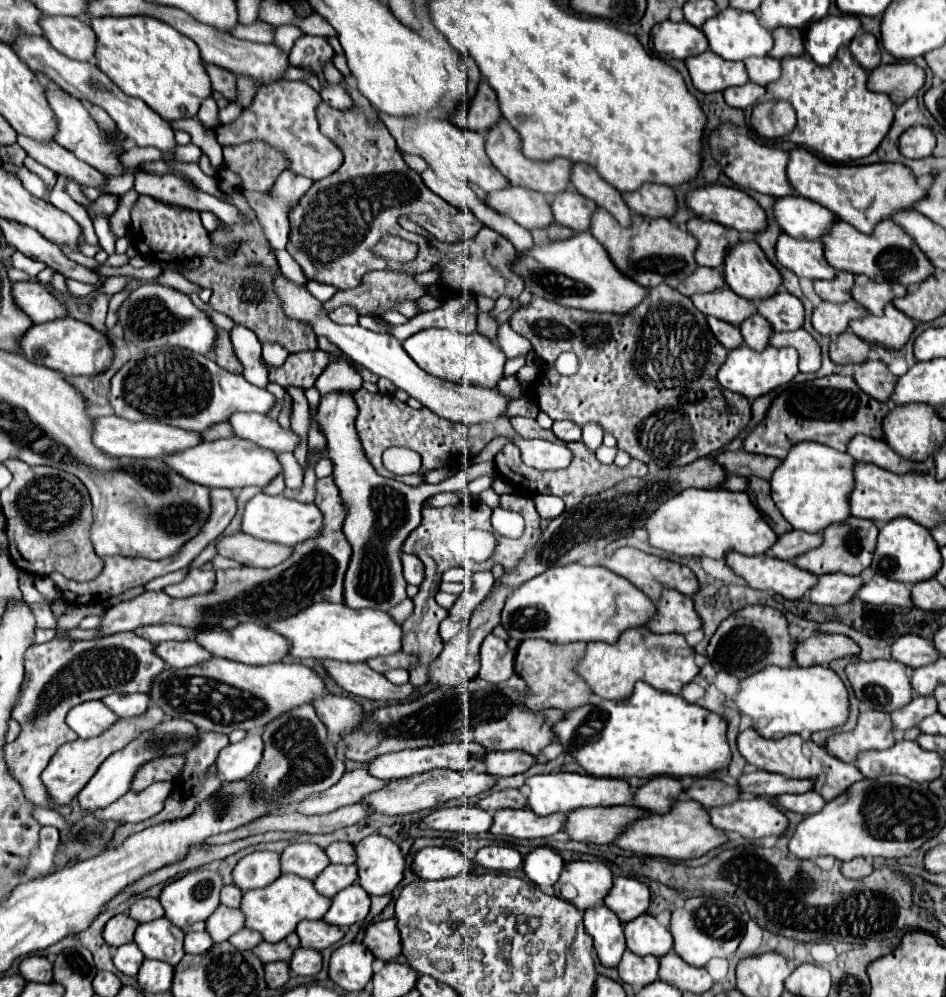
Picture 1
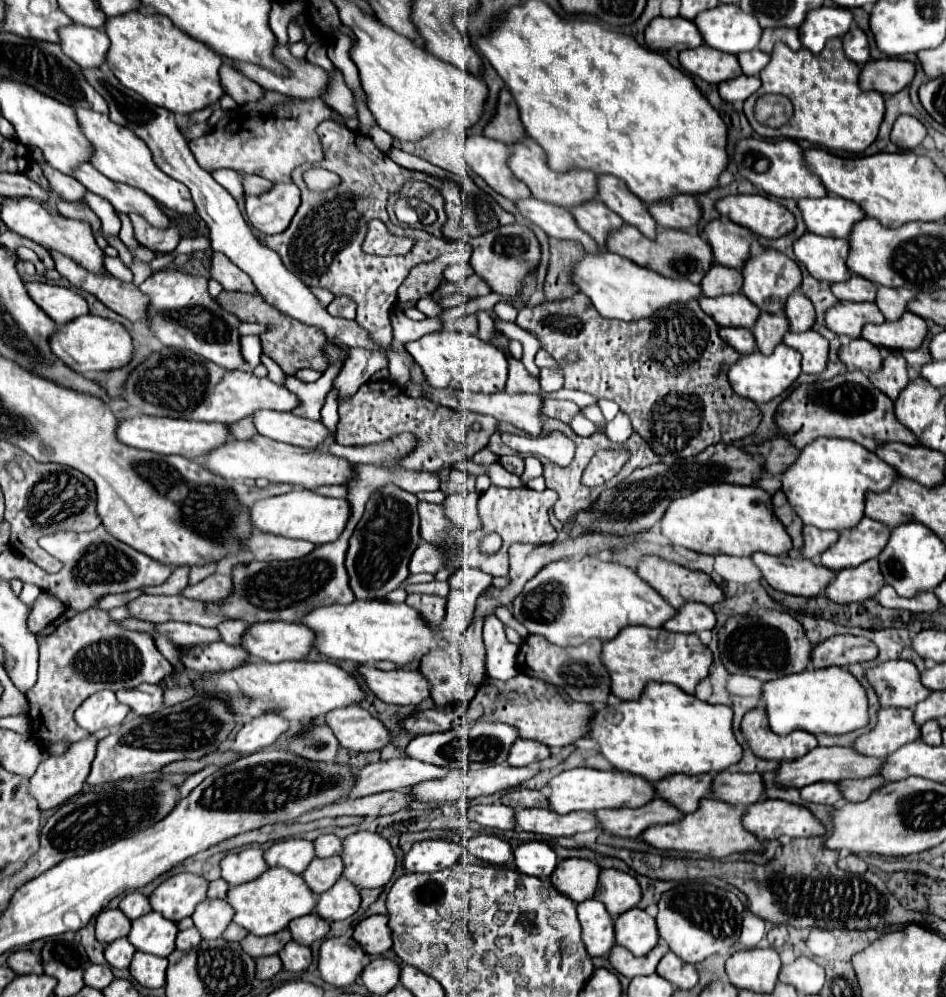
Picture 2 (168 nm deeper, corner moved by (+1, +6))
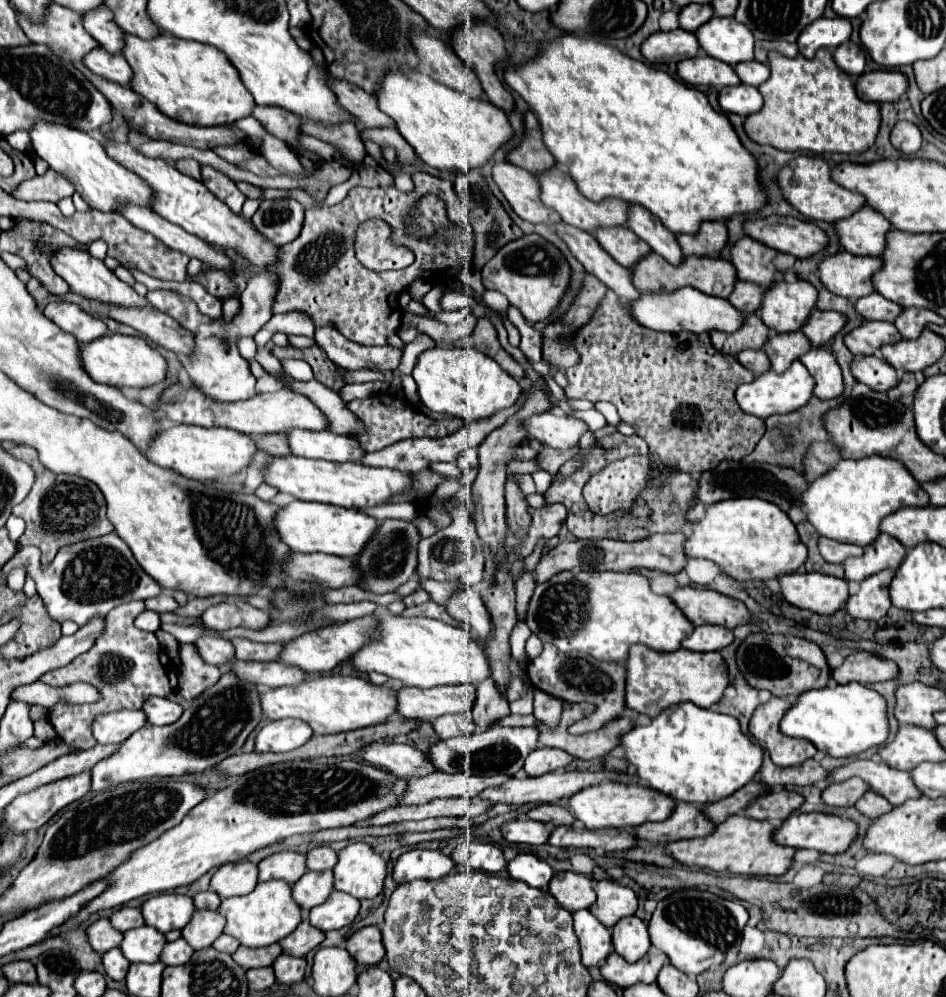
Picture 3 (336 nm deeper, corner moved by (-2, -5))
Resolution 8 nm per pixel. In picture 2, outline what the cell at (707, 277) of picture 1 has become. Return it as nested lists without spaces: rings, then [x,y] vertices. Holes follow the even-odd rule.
[[[713,264],[709,274],[705,274],[701,288],[705,296],[721,296],[721,294],[739,294],[743,286],[743,274],[735,268],[727,268],[721,264]]]

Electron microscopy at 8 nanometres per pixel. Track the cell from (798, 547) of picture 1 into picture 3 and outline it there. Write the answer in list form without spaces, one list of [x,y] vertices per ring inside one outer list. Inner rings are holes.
[[[826,537],[818,539],[818,549],[820,549],[820,555],[824,557],[824,561],[828,561],[828,563],[842,563],[848,557],[856,557],[856,555],[864,553],[864,549],[858,545],[846,545],[846,543],[840,543],[834,539],[826,539]]]

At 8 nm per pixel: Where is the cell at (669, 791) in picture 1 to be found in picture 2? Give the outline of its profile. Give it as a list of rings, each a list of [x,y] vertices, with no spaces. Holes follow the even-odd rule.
[[[675,774],[661,780],[655,786],[655,790],[657,790],[657,796],[661,796],[663,800],[669,800],[681,812],[689,814],[699,808],[699,800],[711,796],[713,778],[715,776],[709,776],[709,774],[699,774],[699,776]]]

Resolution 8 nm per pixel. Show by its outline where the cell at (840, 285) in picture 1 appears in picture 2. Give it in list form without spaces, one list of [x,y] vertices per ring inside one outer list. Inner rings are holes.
[[[855,274],[847,282],[831,284],[831,290],[843,302],[873,302],[877,296],[877,286]]]

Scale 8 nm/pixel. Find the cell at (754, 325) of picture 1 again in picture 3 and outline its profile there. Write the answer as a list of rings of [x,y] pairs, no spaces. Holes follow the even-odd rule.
[[[802,331],[774,333],[768,337],[762,349],[768,353],[772,369],[776,373],[784,373],[794,359],[798,359],[800,355],[804,355],[810,349],[810,343]]]

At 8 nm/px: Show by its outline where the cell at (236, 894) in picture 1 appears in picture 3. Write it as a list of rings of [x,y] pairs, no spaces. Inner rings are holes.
[[[204,891],[204,893],[198,893],[194,897],[196,909],[218,909],[220,903],[222,903],[222,899],[214,891]]]

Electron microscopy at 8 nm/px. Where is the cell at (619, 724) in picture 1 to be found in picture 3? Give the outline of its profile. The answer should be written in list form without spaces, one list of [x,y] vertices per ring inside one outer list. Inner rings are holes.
[[[676,703],[656,715],[648,725],[632,727],[620,737],[620,747],[624,747],[628,765],[636,767],[636,775],[642,785],[670,795],[674,801],[686,801],[694,805],[706,805],[738,791],[742,785],[752,781],[762,765],[762,747],[754,745],[740,731],[740,723],[732,715],[694,707],[692,703]]]

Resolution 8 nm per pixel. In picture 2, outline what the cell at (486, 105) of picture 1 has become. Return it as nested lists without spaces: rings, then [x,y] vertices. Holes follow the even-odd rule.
[[[507,88],[501,90],[499,94],[499,112],[497,116],[487,124],[485,128],[485,136],[503,144],[515,144],[521,142],[527,134],[525,134],[525,126],[519,118],[519,110],[515,104],[515,98],[511,96],[511,92]]]

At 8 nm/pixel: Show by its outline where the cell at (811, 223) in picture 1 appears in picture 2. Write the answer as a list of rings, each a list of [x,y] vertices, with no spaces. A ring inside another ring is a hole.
[[[825,196],[819,200],[799,200],[799,208],[809,232],[833,238],[849,238],[853,226],[867,214],[851,200]]]

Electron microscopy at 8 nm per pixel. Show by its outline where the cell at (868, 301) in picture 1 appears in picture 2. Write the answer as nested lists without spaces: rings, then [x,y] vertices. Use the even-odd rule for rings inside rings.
[[[879,286],[879,294],[875,304],[879,306],[879,310],[883,312],[883,316],[887,320],[899,320],[903,316],[903,312],[907,310],[907,304],[915,298],[915,294],[907,288],[887,288],[887,286]]]

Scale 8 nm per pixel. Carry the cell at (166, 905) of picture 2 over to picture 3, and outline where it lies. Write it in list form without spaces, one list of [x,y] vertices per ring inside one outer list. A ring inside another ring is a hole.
[[[160,893],[150,897],[142,905],[146,925],[156,927],[160,933],[184,929],[194,911],[194,901],[188,895],[180,893]]]

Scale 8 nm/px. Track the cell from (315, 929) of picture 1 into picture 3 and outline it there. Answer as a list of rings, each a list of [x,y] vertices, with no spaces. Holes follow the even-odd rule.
[[[306,919],[296,927],[294,933],[290,933],[286,939],[280,941],[282,951],[290,953],[294,957],[304,957],[308,951],[316,949],[324,941],[324,933],[316,927],[312,927]]]

